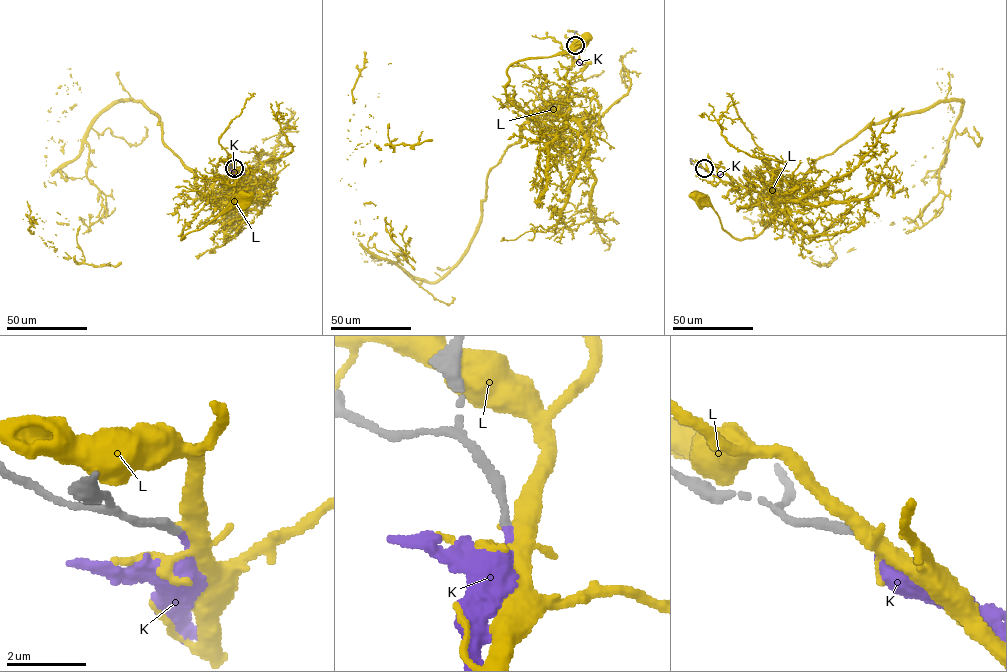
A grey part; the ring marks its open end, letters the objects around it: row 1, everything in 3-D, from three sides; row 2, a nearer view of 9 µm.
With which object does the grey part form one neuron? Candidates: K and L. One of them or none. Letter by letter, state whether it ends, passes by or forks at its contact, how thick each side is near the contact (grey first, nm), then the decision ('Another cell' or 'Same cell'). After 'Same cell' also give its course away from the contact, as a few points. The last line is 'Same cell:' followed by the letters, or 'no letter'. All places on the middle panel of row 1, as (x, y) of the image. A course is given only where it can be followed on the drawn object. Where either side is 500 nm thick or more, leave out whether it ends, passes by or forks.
K: It ends there. Thickness 220 nm (grey) against 240 nm. Same cell. Its course: (575, 45), (573, 57), (582, 65)
L: It forks there. Thickness 220 nm (grey) against 340 nm. Another cell
Same cell: K

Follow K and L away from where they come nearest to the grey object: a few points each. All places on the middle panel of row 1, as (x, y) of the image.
K: (575, 45), (573, 57), (582, 65)
L: (575, 45), (567, 96), (553, 113), (532, 117), (508, 100), (512, 64), (580, 42)

